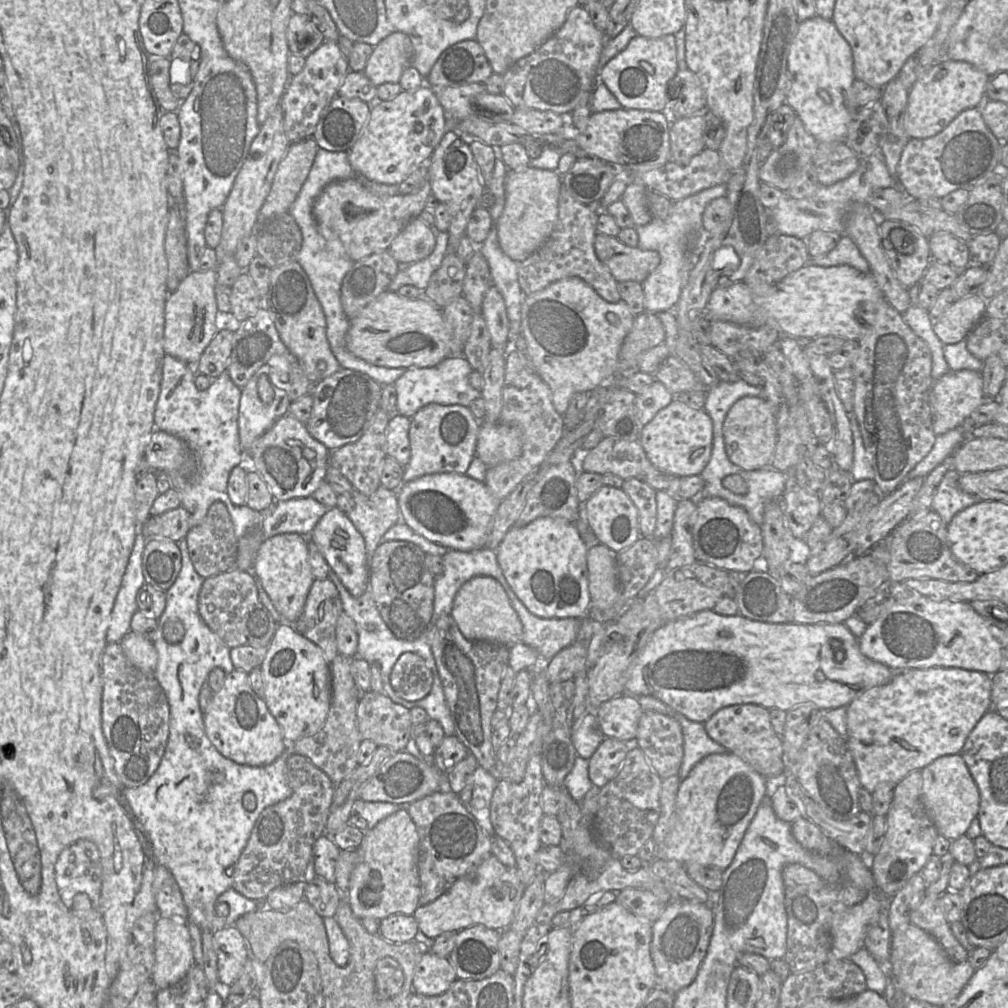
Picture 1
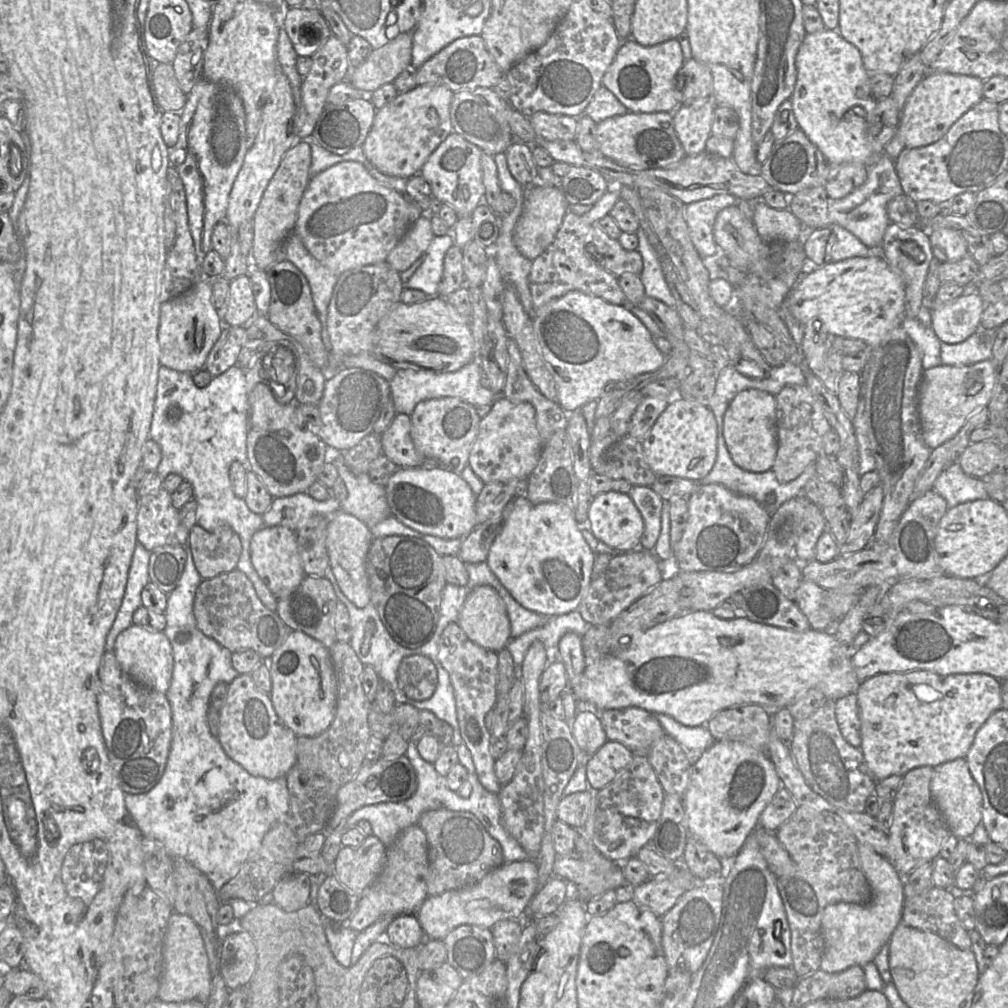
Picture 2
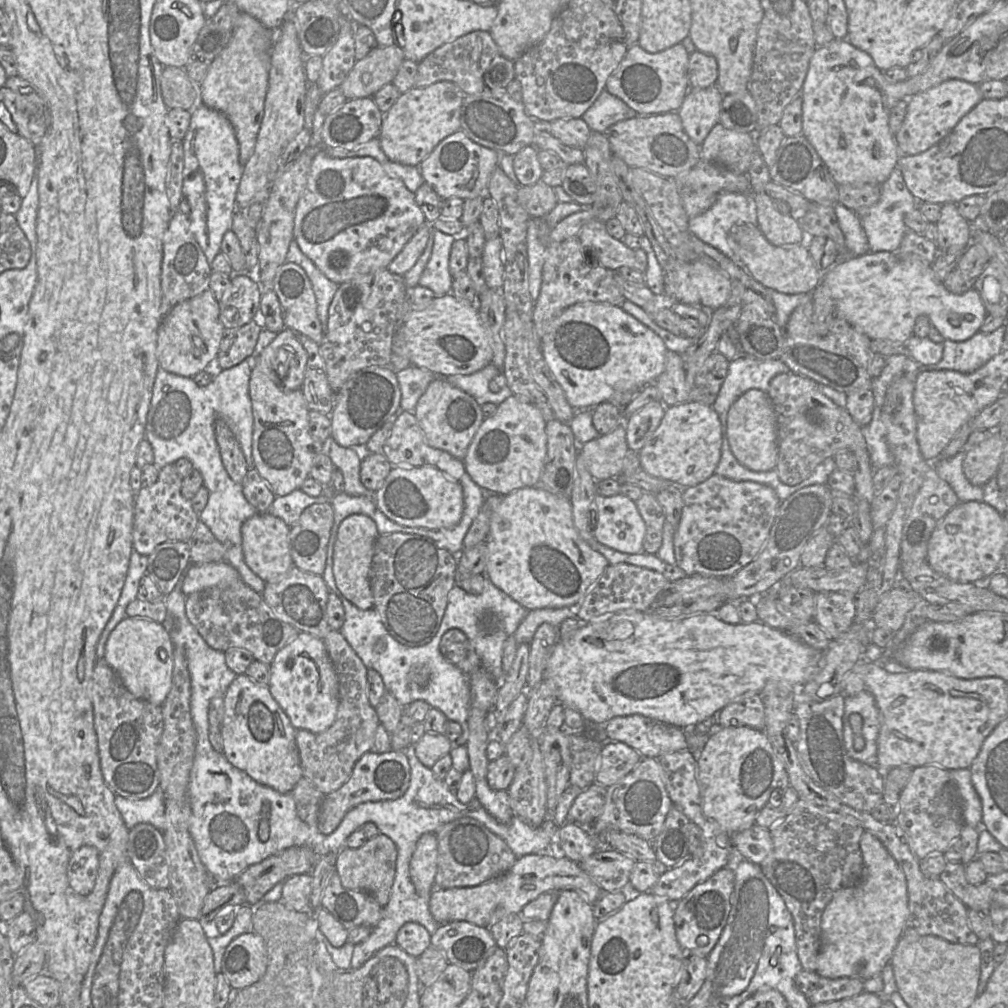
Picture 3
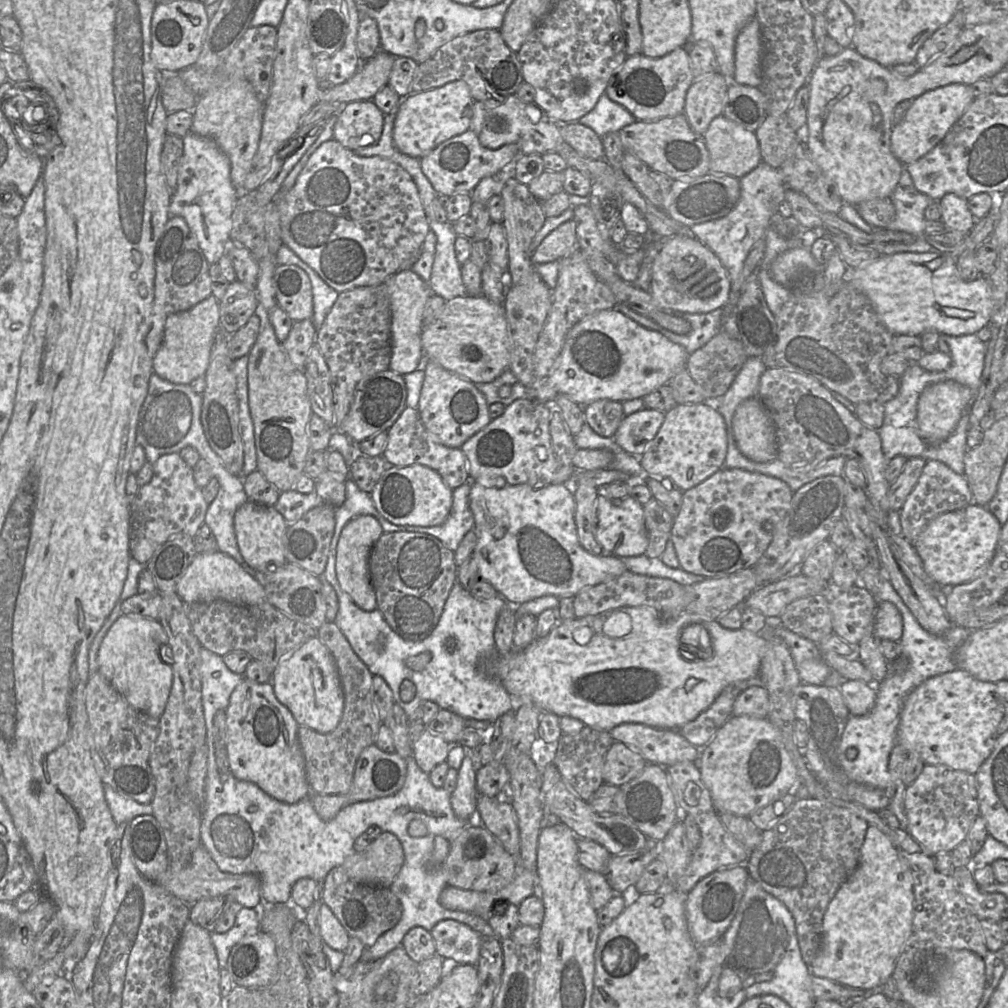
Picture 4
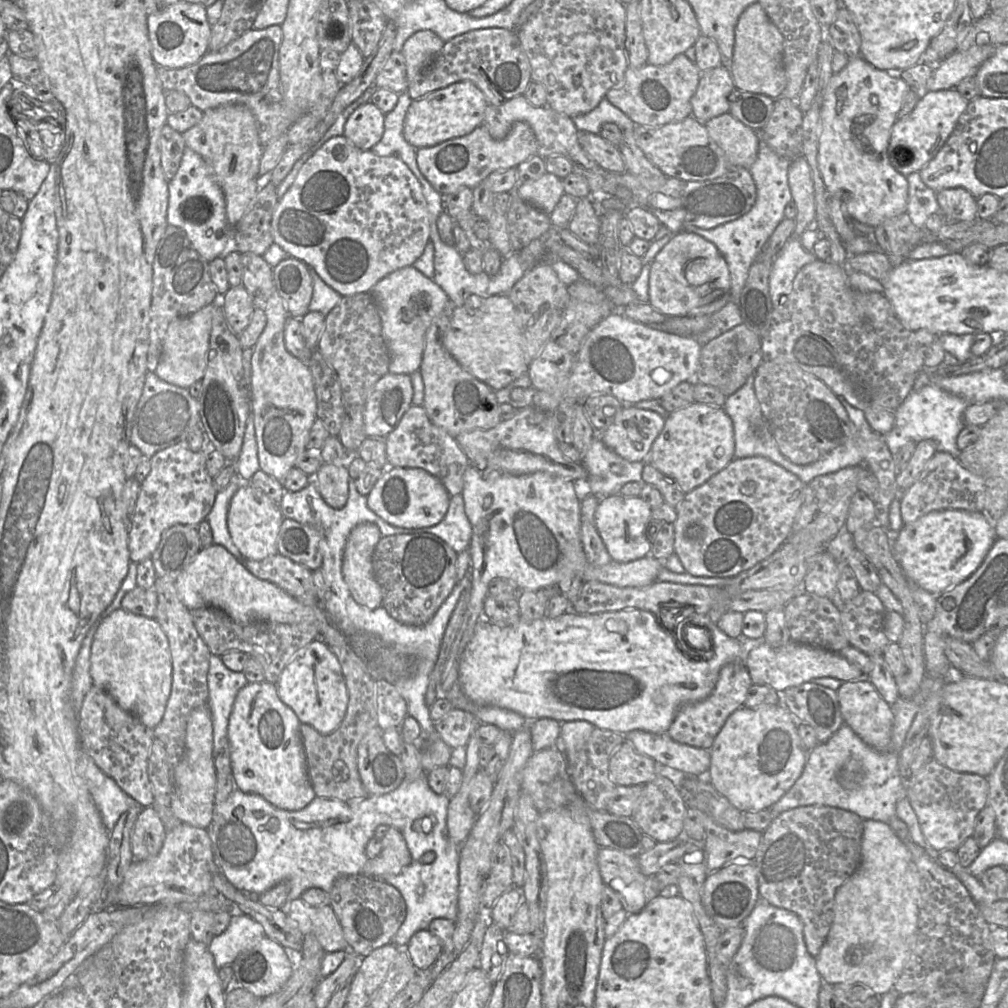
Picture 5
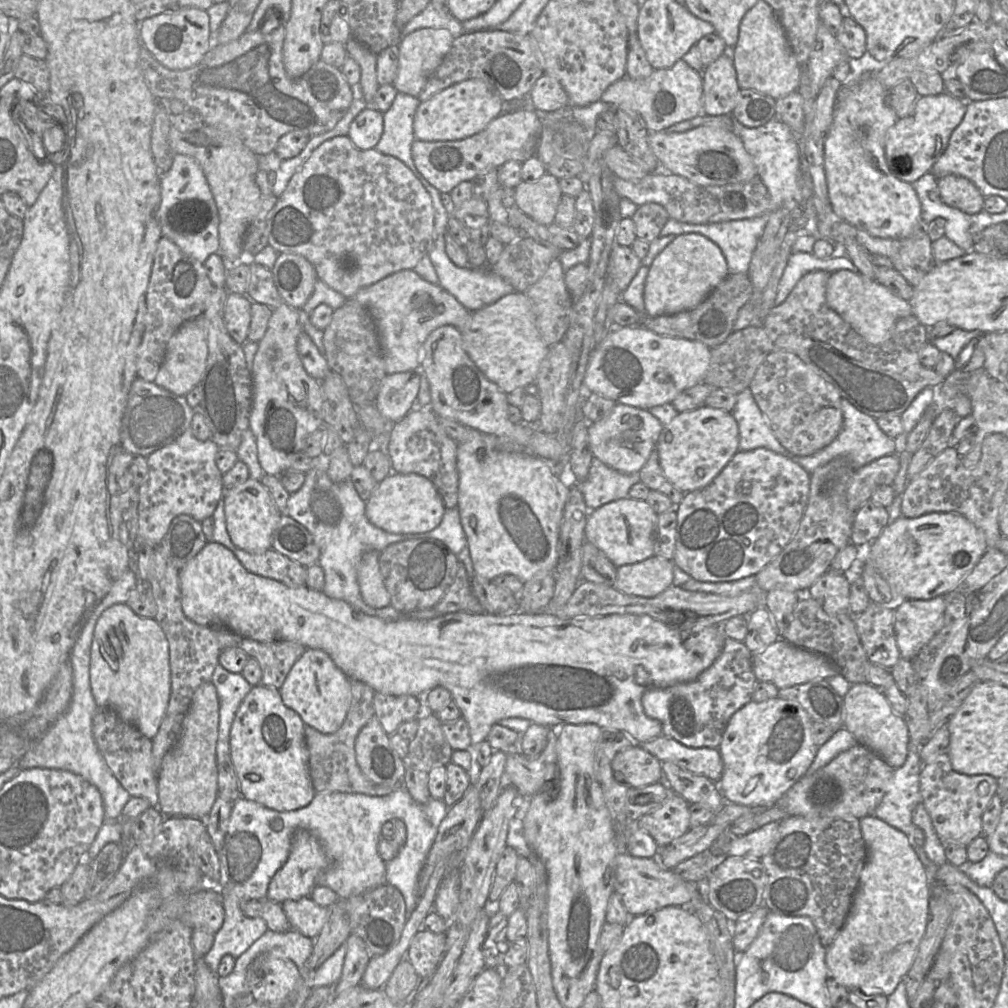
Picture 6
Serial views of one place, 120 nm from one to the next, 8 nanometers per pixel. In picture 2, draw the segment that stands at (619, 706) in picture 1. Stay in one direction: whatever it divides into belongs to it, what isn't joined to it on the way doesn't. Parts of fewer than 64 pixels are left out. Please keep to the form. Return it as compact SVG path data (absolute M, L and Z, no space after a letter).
M635 706L602 710L599 718L607 739L622 743L634 753L646 753L666 734L654 714Z

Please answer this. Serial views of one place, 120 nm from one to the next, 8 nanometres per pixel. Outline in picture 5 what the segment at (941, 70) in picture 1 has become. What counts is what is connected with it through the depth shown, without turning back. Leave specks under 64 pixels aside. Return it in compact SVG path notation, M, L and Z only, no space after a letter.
M955 88L919 93L914 109L892 126L887 156L893 168L907 177L927 165L952 133L968 102Z

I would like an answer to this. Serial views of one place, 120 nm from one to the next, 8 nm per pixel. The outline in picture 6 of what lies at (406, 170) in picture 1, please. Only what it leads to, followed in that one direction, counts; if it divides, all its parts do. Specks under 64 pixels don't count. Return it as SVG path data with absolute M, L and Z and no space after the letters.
M467 79L419 104L414 116L414 134L416 139L422 141L461 140L479 133L506 110L514 110L514 107L506 104L490 84L482 79Z

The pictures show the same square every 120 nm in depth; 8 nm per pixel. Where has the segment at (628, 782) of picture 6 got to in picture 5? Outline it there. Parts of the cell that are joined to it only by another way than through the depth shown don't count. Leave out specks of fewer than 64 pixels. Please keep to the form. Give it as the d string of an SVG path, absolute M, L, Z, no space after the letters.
M624 741L610 757L609 774L616 785L644 785L656 777L656 762Z

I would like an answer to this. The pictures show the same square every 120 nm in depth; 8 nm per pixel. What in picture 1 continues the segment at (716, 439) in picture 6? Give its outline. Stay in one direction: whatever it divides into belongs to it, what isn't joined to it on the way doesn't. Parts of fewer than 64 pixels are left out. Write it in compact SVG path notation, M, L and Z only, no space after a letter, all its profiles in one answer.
M674 397L668 406L658 411L657 414L641 428L639 442L648 460L661 472L676 477L700 475L711 458L713 423L704 409L691 408L677 397Z

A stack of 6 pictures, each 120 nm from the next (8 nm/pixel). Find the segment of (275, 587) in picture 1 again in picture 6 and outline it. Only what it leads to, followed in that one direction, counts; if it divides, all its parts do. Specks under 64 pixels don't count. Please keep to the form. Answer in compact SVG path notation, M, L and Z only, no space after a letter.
M248 478L225 488L224 513L227 532L236 548L250 553L261 553L271 548L272 535L282 514L260 480Z

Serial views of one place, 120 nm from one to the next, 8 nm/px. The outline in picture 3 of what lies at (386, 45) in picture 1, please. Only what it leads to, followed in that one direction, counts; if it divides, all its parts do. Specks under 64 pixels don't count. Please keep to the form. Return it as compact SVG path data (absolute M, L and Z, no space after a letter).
M399 46L376 47L353 65L339 86L347 100L373 97L394 79L406 58Z

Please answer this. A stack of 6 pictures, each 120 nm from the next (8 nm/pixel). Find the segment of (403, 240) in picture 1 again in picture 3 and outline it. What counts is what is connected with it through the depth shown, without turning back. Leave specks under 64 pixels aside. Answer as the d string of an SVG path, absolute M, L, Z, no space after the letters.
M428 222L422 224L411 239L404 245L402 250L388 265L388 270L391 273L404 275L410 270L424 251L429 235L431 226Z

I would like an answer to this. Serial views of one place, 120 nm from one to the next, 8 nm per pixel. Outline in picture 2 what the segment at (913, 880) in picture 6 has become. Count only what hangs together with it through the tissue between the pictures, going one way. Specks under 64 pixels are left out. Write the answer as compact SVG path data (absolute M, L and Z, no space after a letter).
M858 842L857 847L872 898L869 904L838 902L824 908L821 920L824 948L819 969L828 973L841 972L851 966L863 968L873 961L882 946L889 944L893 931L902 921L904 878L869 845Z

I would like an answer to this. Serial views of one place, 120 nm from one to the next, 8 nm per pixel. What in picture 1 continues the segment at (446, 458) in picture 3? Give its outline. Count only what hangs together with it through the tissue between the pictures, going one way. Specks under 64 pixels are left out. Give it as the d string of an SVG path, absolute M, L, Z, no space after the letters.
M393 413L386 428L385 451L387 456L406 466L410 459L409 442L410 418Z

